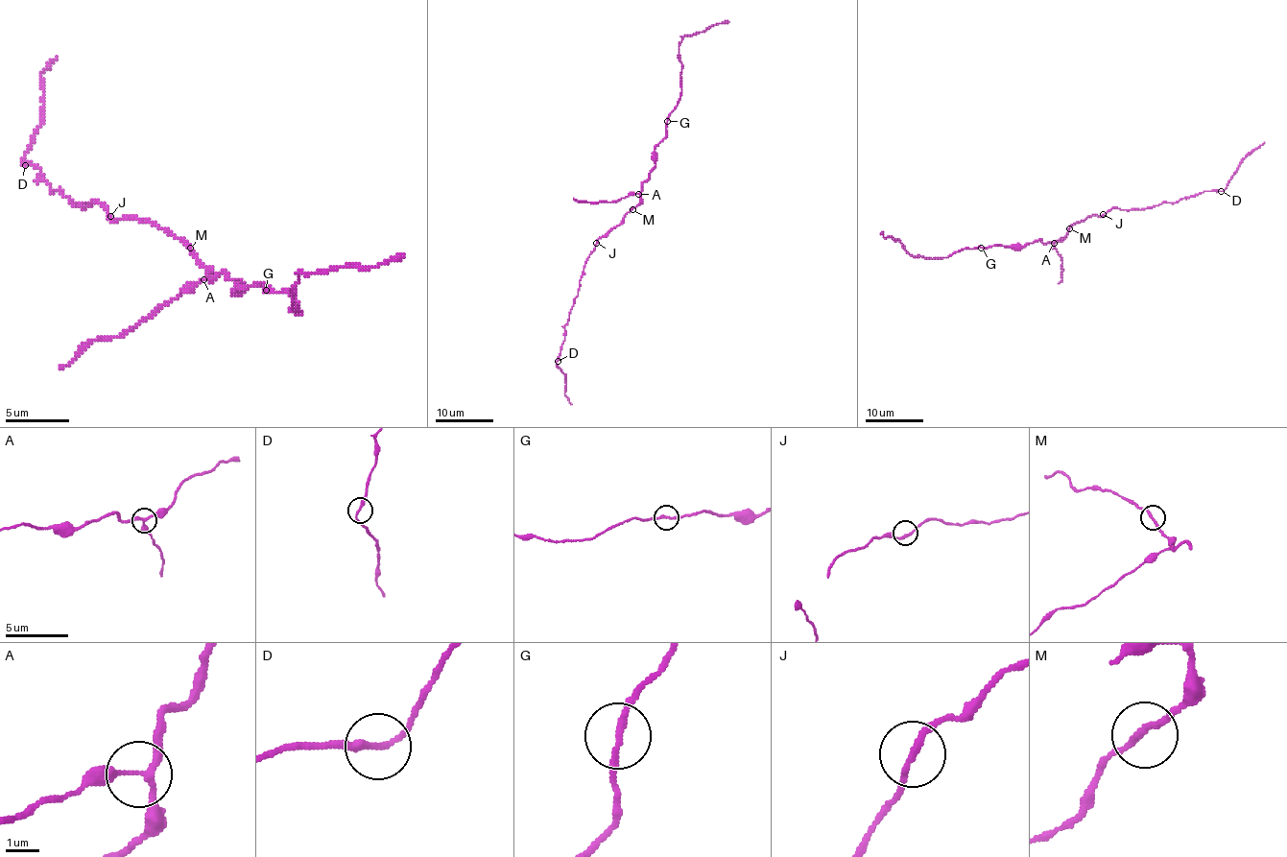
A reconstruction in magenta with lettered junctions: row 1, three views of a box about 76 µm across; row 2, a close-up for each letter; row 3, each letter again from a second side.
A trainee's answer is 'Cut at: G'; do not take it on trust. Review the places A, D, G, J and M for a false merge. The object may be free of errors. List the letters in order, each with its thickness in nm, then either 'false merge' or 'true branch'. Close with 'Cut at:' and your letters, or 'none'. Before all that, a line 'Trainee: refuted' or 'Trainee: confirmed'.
Trainee: refuted
A: 180 nm | true branch
D: 200 nm | true branch
G: 200 nm | true branch
J: 190 nm | true branch
M: 190 nm | true branch
Cut at: none

